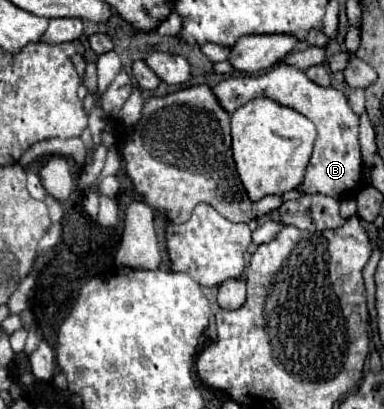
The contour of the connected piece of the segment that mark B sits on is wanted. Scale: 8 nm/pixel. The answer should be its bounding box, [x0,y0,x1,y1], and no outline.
[214,65,364,199]

